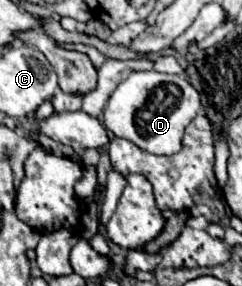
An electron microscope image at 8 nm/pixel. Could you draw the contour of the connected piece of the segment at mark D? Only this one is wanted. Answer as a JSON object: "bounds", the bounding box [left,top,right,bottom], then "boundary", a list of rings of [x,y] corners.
{"bounds":[104,71,200,155],"boundary":[[[140,71],[124,79],[104,109],[104,127],[120,139],[126,139],[154,155],[174,155],[182,147],[182,135],[188,123],[200,111],[200,93],[182,77],[158,71]]]}

